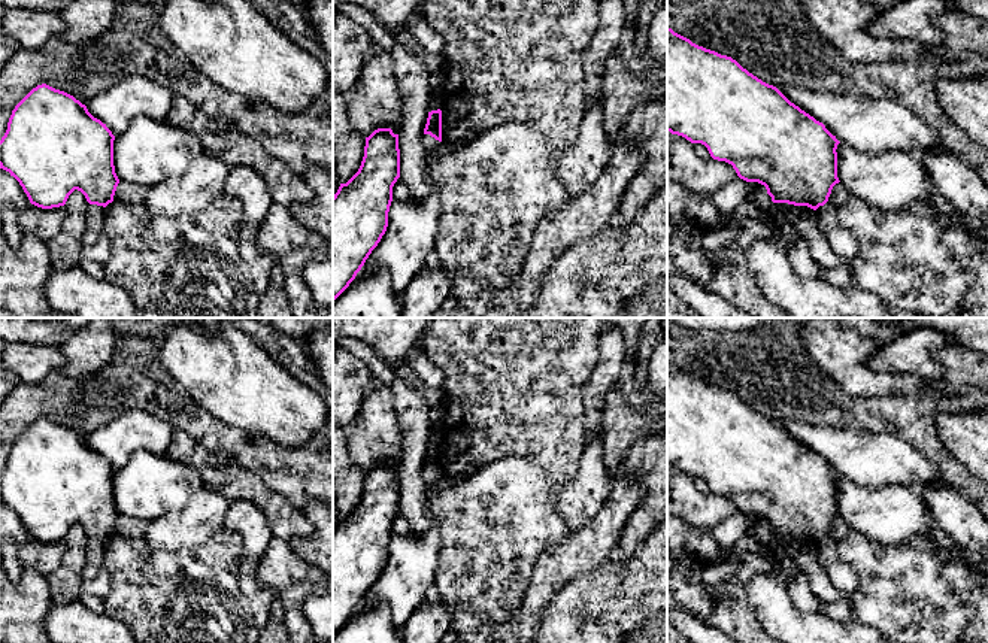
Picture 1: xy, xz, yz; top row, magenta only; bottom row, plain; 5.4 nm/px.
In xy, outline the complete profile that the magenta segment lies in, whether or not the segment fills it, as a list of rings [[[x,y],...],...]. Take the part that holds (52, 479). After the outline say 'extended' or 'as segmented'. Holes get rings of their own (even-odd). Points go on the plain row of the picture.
[[[46,418],[33,422],[12,445],[0,474],[0,503],[13,510],[31,539],[42,543],[64,540],[78,524],[90,539],[113,536],[119,513],[113,500],[115,470],[85,439]]]; as segmented

